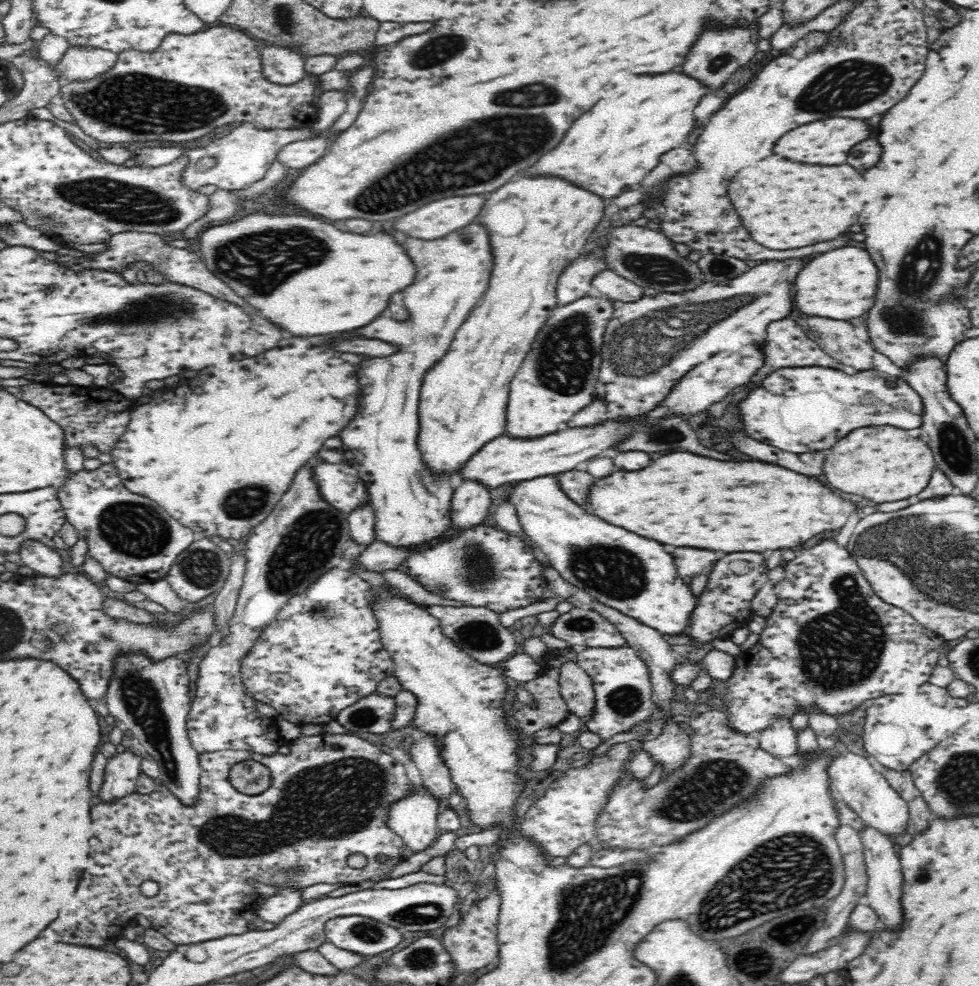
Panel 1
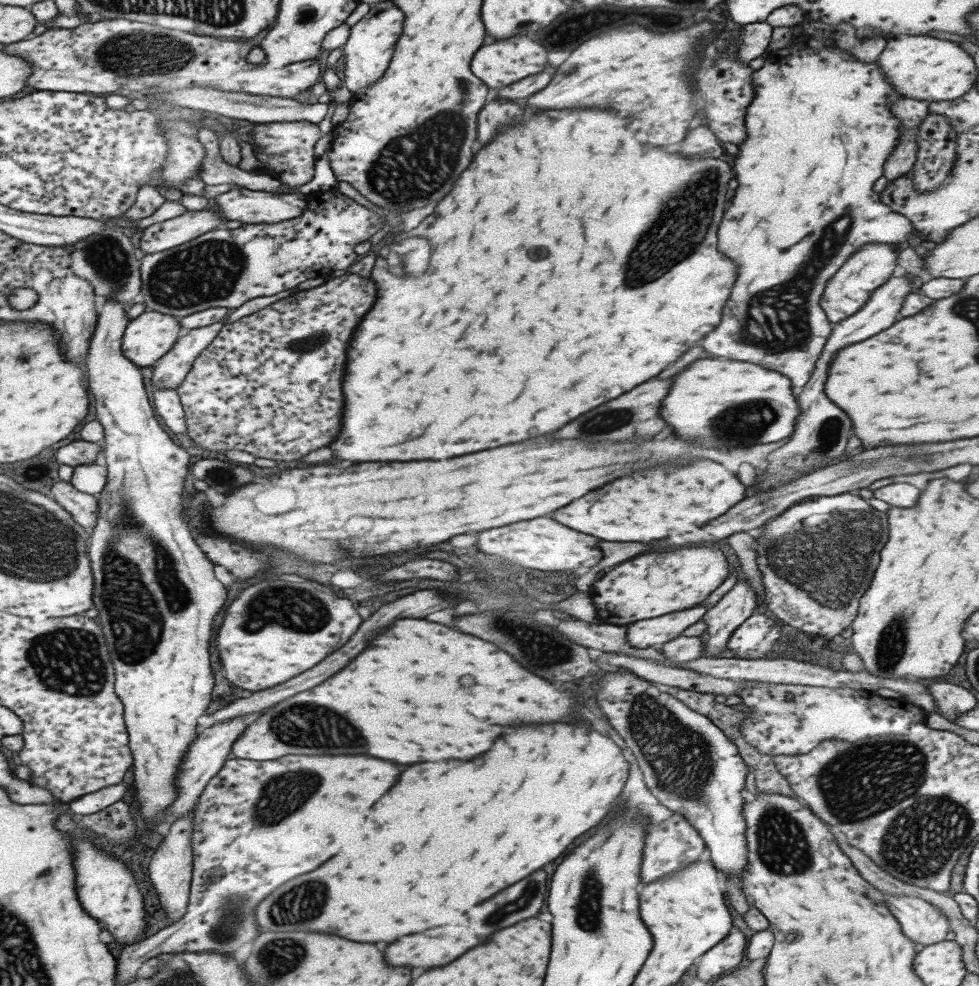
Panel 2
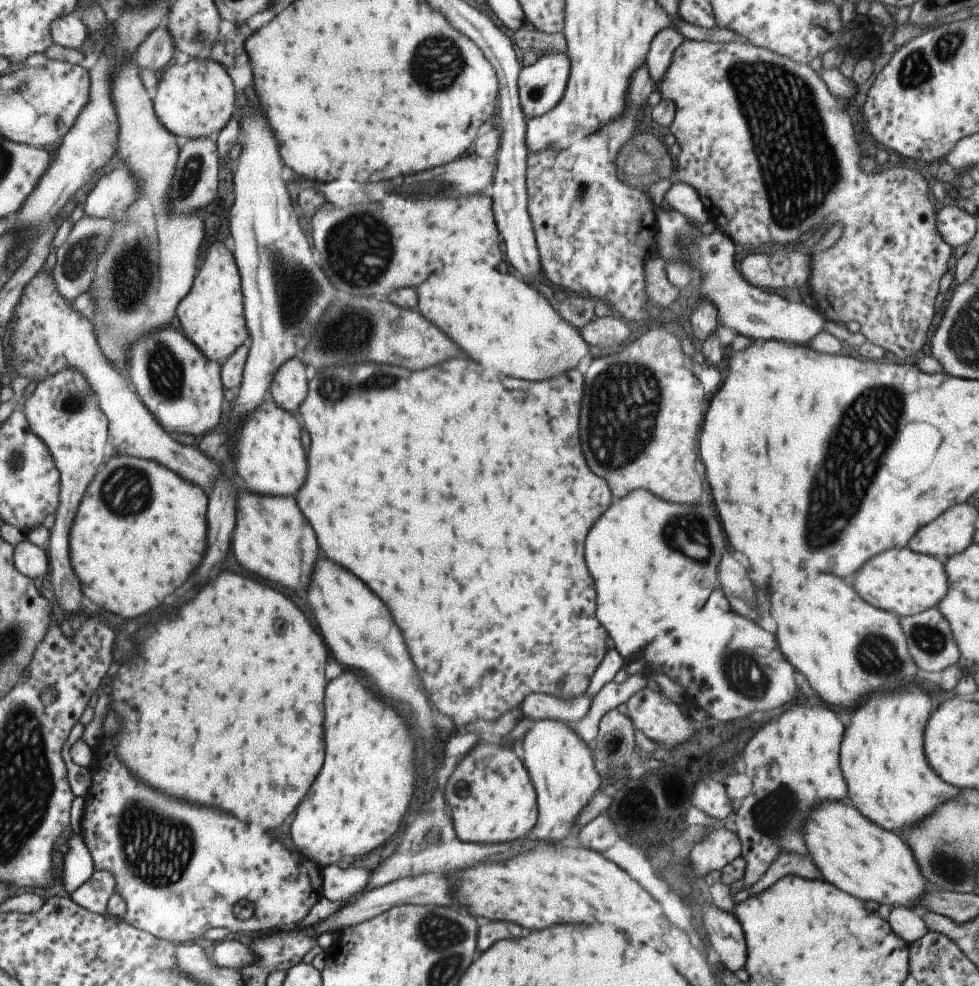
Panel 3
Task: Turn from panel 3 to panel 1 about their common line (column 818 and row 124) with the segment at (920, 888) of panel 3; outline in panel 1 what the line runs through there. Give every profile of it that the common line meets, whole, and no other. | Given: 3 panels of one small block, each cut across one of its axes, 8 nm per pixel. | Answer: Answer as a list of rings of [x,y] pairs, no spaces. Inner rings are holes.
[[[826,118],[826,120],[818,120],[818,122],[810,122],[806,126],[798,126],[798,130],[790,130],[788,134],[784,134],[776,146],[774,146],[774,154],[780,154],[782,158],[790,158],[794,162],[808,162],[808,164],[842,164],[846,162],[846,156],[850,152],[852,146],[856,146],[858,142],[870,138],[872,128],[868,122],[864,120],[856,120],[856,118]]]

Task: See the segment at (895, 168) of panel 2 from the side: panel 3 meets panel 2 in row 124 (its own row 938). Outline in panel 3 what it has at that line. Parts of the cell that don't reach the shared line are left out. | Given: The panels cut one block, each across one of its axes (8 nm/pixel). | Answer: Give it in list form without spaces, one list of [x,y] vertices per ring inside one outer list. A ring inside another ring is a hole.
[[[893,908],[887,922],[889,922],[893,934],[899,936],[899,940],[903,940],[905,944],[915,942],[929,932],[925,922],[921,920],[919,912],[911,910],[911,908]]]

